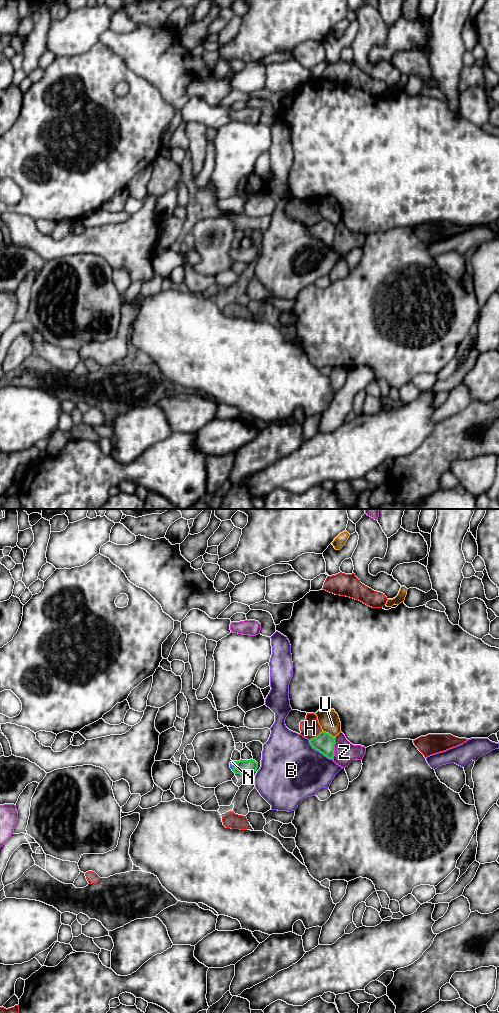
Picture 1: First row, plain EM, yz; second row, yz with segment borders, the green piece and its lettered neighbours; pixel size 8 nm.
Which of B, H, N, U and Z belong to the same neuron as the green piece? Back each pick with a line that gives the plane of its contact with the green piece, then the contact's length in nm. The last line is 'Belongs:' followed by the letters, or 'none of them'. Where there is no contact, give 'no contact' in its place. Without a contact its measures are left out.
N: meets green in yz; contact 70 nm long
Belongs: N

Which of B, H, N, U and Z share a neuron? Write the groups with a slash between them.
B / H / N / U / Z

